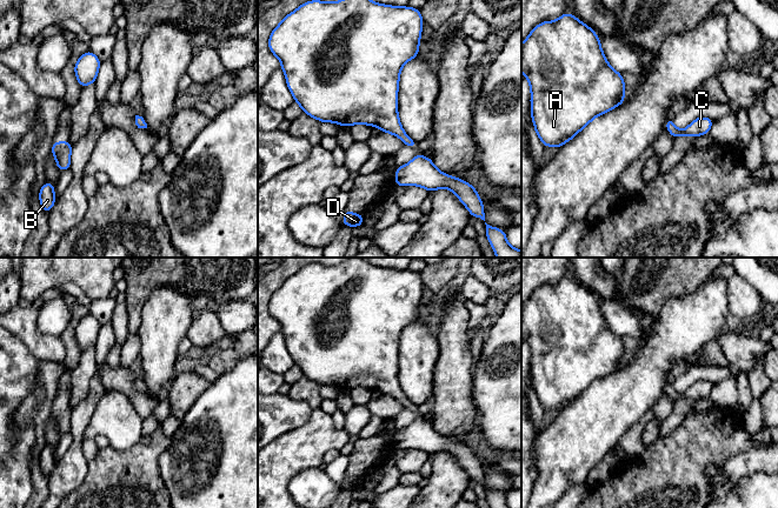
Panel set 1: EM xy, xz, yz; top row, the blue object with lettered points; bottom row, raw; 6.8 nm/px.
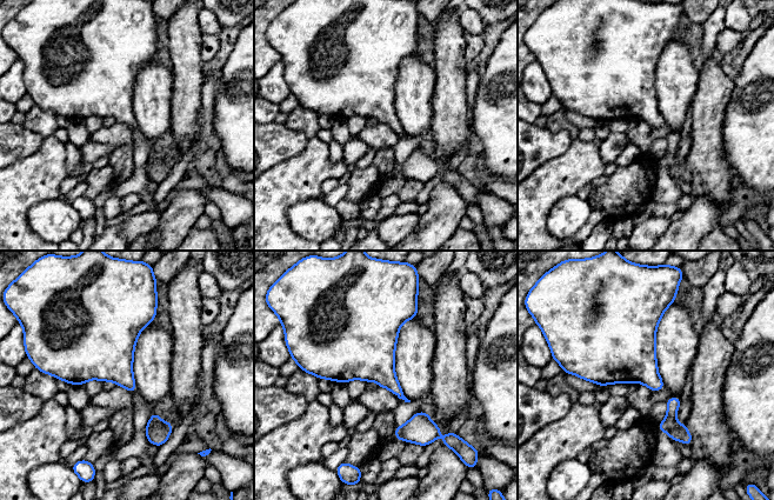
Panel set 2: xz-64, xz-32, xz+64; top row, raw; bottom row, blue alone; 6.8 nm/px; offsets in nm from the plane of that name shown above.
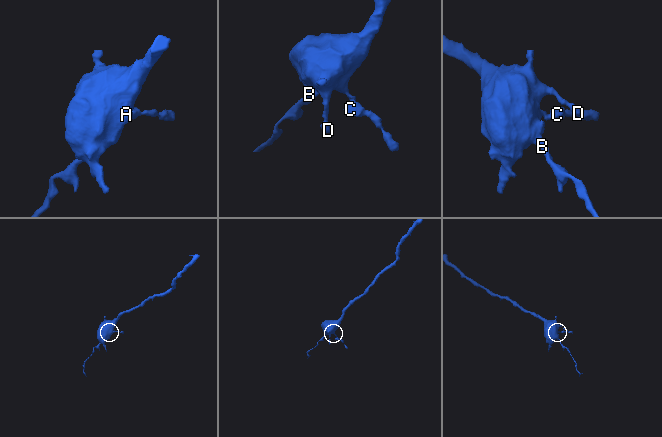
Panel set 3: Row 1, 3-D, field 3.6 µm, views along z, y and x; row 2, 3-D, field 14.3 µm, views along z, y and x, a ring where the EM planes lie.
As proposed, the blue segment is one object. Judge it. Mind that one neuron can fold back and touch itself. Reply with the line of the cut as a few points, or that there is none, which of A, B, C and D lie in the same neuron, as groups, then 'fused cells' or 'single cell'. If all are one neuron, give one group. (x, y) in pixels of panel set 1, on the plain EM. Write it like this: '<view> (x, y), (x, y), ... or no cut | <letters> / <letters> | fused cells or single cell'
no cut | A B C D | single cell

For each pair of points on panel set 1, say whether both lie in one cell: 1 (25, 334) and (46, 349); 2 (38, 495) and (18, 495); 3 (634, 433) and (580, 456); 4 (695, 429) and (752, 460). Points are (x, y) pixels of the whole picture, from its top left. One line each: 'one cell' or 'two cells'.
1: one cell
2: two cells
3: two cells
4: two cells

